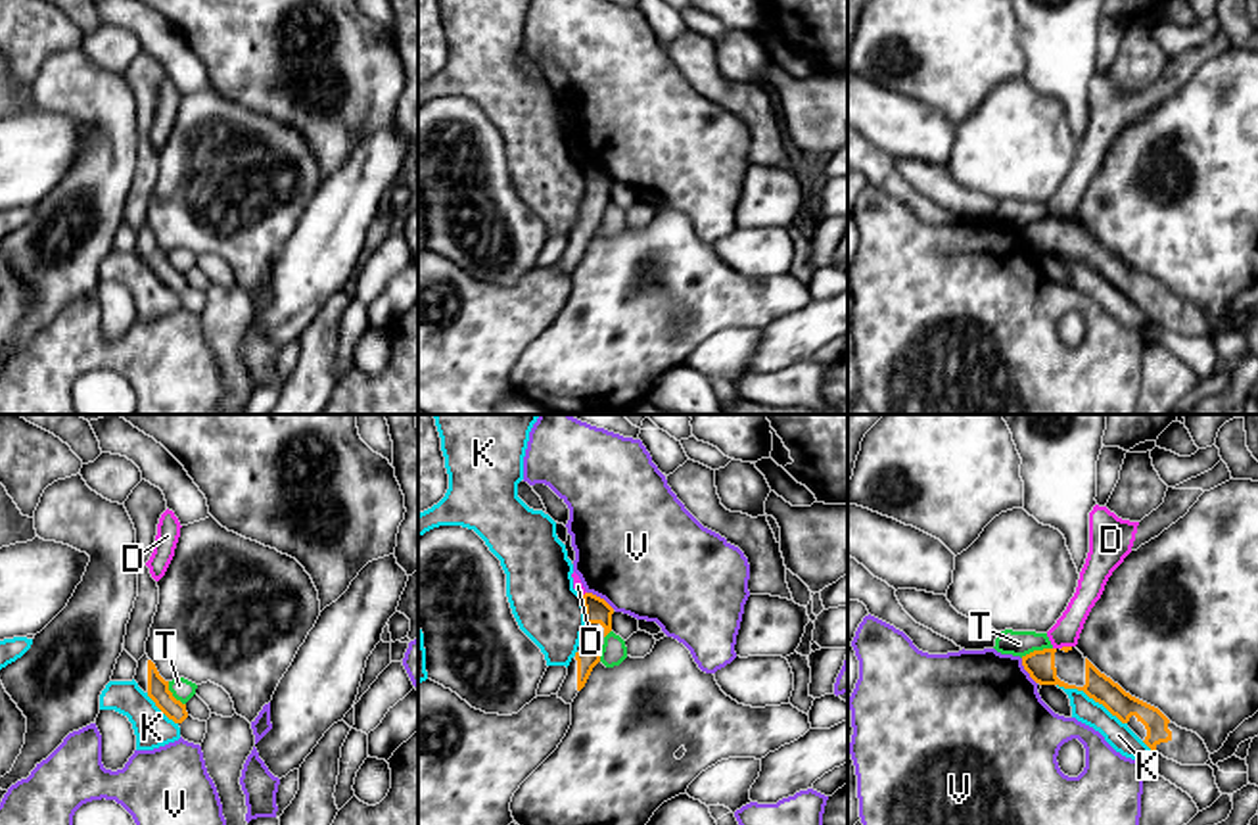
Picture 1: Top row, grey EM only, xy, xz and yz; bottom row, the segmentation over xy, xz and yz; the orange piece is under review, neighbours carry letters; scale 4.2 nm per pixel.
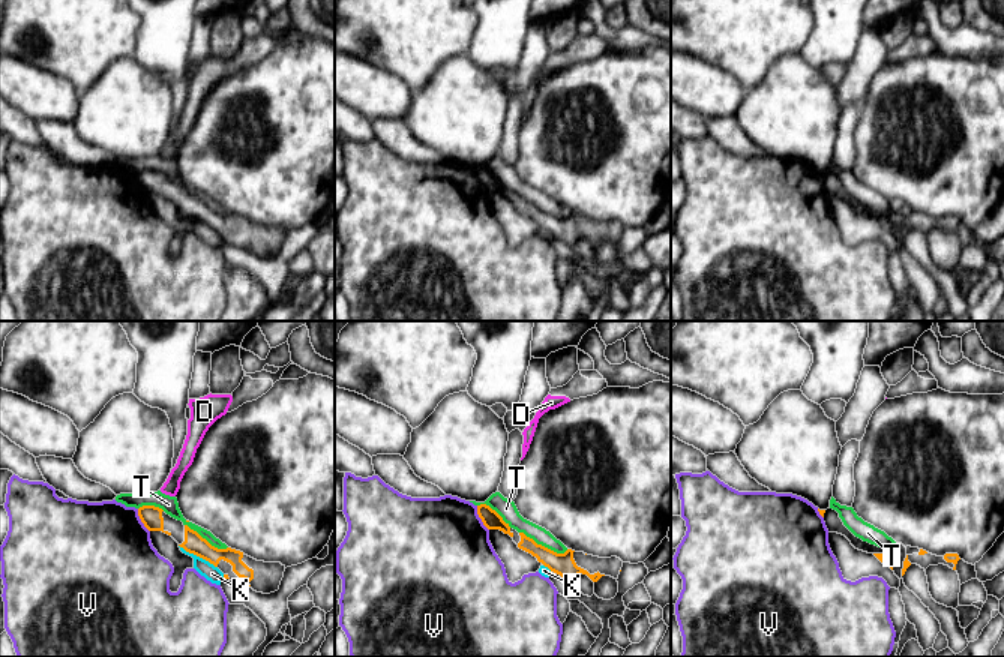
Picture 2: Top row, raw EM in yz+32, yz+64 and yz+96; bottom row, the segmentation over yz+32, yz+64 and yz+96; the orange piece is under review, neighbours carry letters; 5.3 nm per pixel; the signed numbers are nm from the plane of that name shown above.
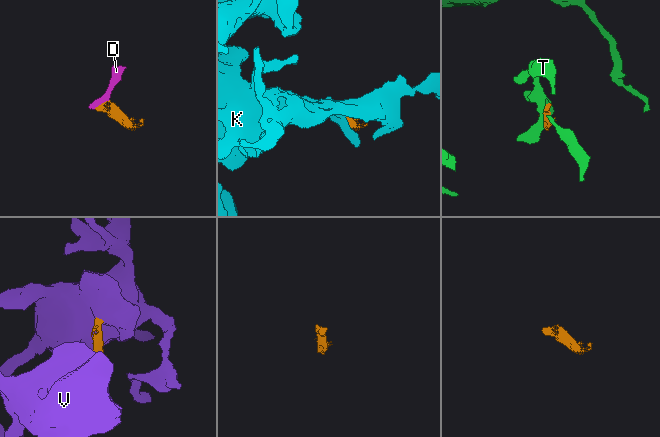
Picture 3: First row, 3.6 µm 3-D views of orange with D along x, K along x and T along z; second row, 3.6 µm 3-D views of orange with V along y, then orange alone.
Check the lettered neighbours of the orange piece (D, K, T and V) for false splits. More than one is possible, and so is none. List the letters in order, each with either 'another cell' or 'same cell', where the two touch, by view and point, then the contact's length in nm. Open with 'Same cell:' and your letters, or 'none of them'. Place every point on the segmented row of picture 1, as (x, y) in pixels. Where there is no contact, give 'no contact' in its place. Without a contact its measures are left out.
Same cell: none of them
D: another cell; contact yz (1065, 647); length 50 nm
K: another cell; contact yz (1092, 697); length 340 nm
T: another cell; contact yz (1036, 651); length 140 nm
V: another cell; contact xz (599, 597); length 140 nm

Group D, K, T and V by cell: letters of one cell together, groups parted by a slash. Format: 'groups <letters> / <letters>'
groups D / K / T / V

